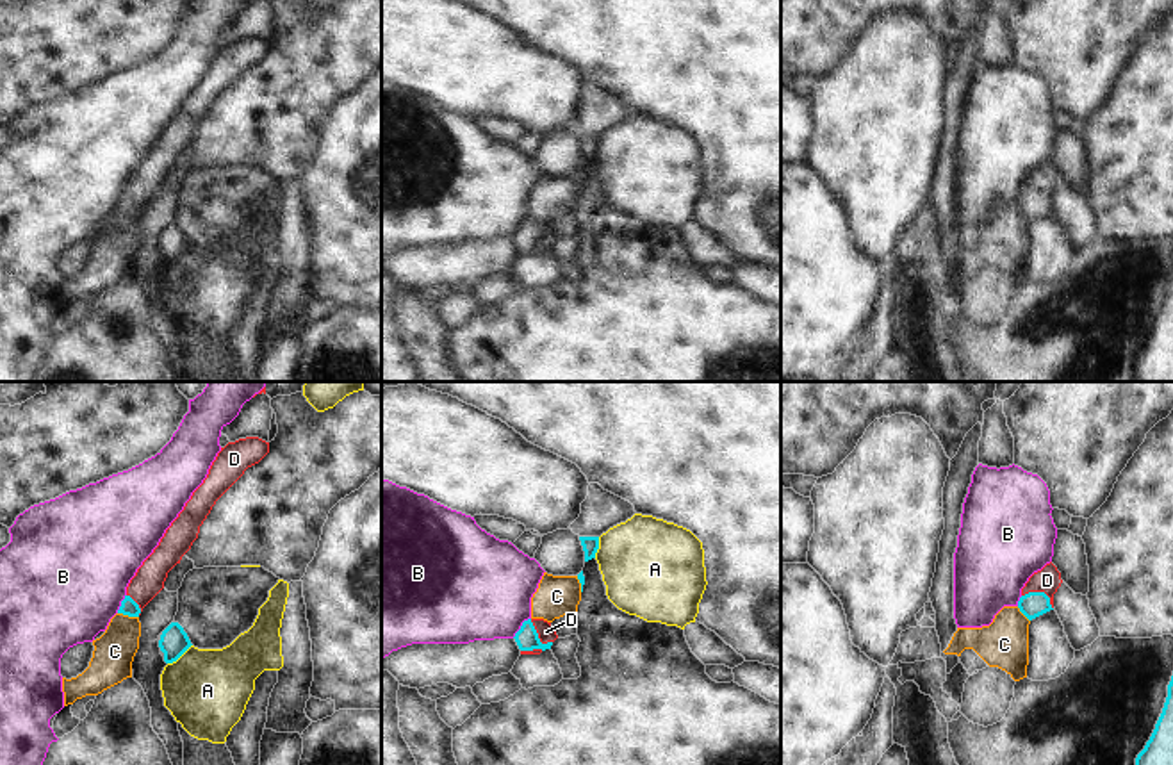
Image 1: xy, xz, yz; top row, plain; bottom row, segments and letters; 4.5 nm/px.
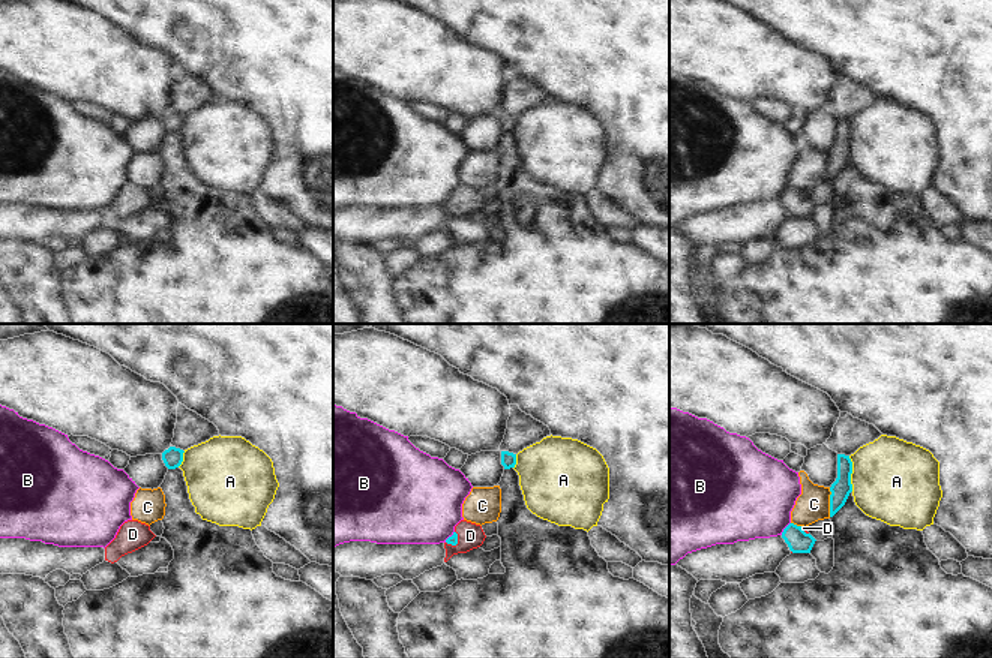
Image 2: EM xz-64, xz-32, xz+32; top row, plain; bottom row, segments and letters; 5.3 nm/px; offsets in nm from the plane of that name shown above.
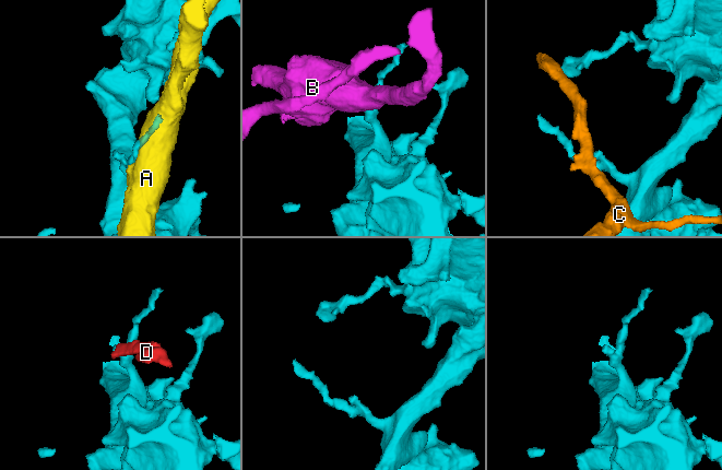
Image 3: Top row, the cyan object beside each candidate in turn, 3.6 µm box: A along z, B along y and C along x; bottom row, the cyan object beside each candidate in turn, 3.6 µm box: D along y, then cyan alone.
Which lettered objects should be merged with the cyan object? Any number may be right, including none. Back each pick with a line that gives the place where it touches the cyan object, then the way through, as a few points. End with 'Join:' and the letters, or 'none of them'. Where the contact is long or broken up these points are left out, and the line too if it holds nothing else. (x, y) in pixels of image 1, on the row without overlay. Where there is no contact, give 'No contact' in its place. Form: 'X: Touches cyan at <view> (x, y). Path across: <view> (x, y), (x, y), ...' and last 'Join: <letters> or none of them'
D: Touches cyan at yz (1041, 193). Path across: yz (1033, 205), (1041, 193), (1047, 180)
Join: D

